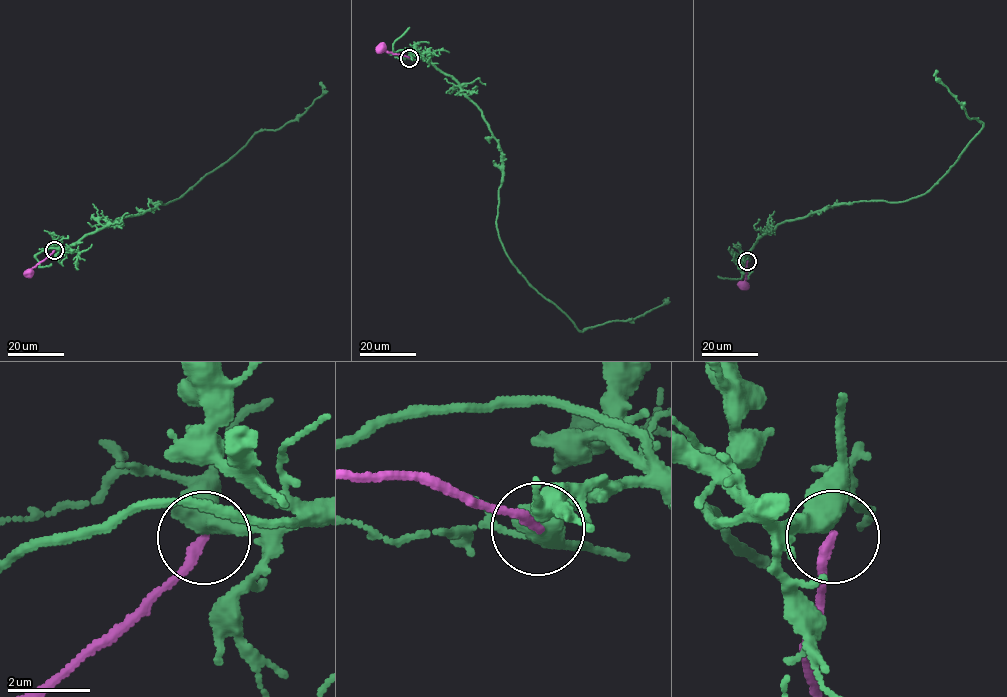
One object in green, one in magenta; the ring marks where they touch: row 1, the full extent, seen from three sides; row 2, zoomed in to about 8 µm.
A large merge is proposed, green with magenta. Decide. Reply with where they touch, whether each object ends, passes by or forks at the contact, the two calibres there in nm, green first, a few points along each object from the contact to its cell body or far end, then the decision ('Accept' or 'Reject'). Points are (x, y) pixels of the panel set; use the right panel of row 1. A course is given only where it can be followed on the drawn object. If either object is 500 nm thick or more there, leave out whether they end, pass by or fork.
Place: (747, 261). Thickness 500 nm (green) against 240 nm. Course of green: (747, 261), (763, 234), (786, 221), (835, 205), (907, 201), (930, 190), (983, 124), (967, 116), (937, 70). Course of magenta: (747, 261), (745, 287). Reject

